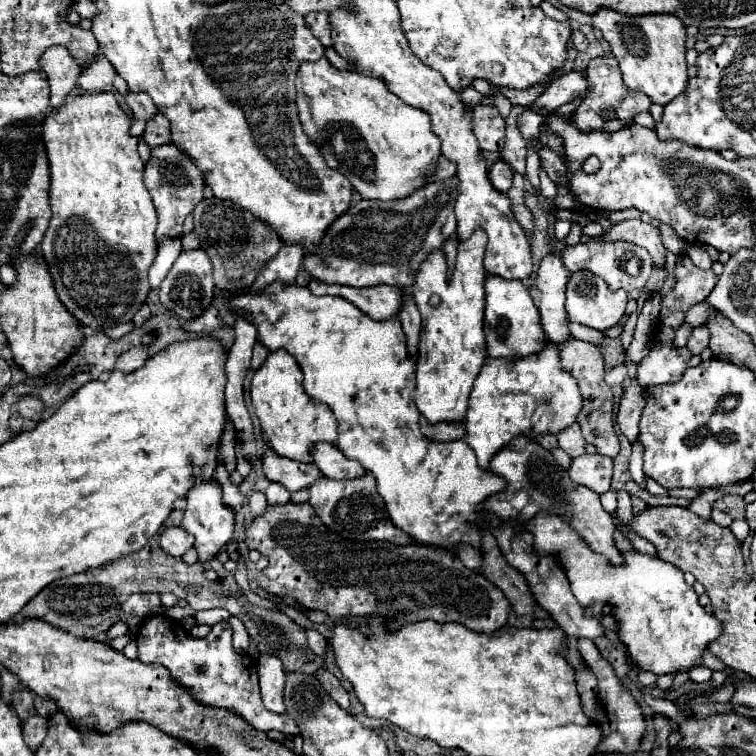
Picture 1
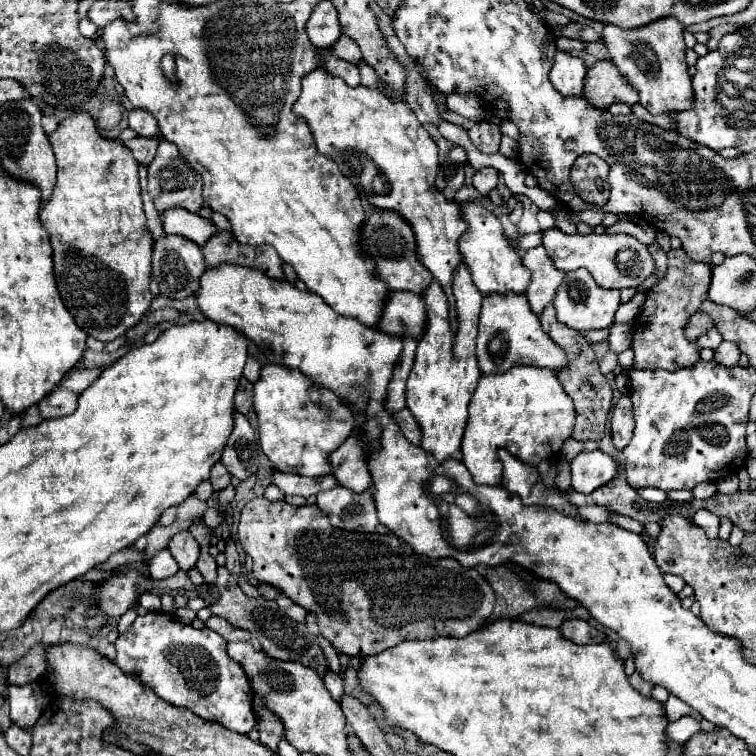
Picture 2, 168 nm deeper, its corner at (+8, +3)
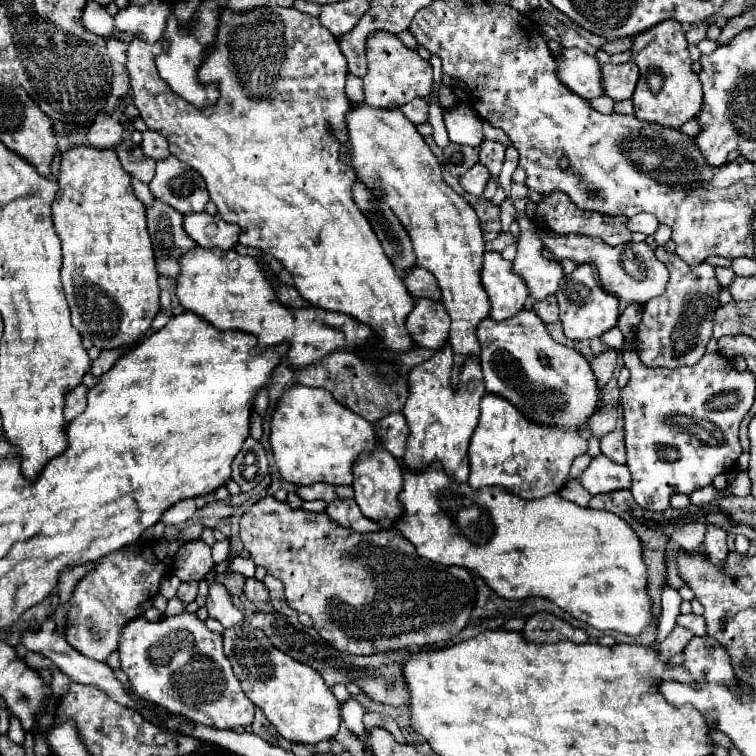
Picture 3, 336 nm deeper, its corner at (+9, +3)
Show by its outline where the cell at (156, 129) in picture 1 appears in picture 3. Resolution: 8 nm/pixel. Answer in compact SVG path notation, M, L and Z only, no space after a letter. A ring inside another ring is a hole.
M126 140L116 146L116 154L122 166L126 168L126 172L130 172L134 178L146 184L154 178L154 158L146 156L138 144L132 144L130 140Z

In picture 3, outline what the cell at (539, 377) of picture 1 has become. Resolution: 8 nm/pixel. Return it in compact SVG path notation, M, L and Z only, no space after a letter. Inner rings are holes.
M486 392L480 400L480 420L478 428L474 430L470 438L470 478L468 484L472 488L482 488L482 486L500 486L508 492L514 492L520 498L534 500L534 498L544 498L552 492L558 492L562 484L568 478L568 470L572 466L572 460L588 450L588 438L580 434L578 430L572 428L556 428L548 424L536 424L528 420L512 402L508 402L502 396Z

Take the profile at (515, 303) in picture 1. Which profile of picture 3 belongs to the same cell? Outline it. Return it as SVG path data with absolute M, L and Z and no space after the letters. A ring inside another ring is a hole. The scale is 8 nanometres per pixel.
M520 310L506 320L484 318L476 336L480 342L480 364L486 390L504 396L530 420L560 428L580 428L596 412L598 390L588 360L562 344L548 332L536 312Z

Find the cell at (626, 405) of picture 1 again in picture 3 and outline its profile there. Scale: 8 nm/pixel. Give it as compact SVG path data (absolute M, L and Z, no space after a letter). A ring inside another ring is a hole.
M618 404L618 422L620 426L614 428L610 434L606 434L600 442L602 442L602 454L606 454L610 460L618 462L618 464L624 464L626 462L626 452L624 452L624 428L622 428L622 406Z

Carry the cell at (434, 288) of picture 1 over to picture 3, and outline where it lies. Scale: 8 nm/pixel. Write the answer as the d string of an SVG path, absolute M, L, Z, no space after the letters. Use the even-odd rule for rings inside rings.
M446 342L434 352L434 356L408 372L408 400L402 414L408 420L410 436L404 454L404 464L410 470L422 470L430 462L442 462L444 472L456 482L468 480L468 442L478 424L478 404L484 396L484 380L480 362L476 356L468 356L460 368L458 384L450 384L452 370L452 346Z

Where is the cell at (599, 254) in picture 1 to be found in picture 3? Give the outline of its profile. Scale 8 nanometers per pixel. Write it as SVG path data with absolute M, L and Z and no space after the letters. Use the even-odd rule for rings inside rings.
M542 226L536 230L542 240L542 246L554 256L554 260L558 262L574 260L576 264L594 264L600 274L602 288L620 300L620 310L624 310L632 302L646 304L646 300L660 296L666 288L666 280L668 280L666 266L656 258L654 250L646 242L628 242L620 246L608 246L602 240L592 236L578 236L578 234L562 236L556 232L548 232Z

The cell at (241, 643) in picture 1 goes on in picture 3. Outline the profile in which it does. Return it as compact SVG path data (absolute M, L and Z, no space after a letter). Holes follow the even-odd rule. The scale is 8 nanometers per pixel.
M248 622L242 628L224 630L224 652L232 662L234 674L242 678L242 690L246 696L262 708L272 726L290 742L316 746L318 742L332 740L336 728L340 728L340 704L314 668L290 660L284 652L278 652L270 640Z

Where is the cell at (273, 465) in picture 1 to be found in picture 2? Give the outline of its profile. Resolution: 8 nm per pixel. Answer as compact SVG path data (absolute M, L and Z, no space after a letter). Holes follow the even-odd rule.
M283 472L273 474L273 484L277 488L281 488L283 494L295 494L295 496L303 496L303 498L309 498L313 494L319 494L323 490L331 490L331 488L339 486L335 476L331 476L331 474L321 476L321 478L307 478L307 476L283 474Z

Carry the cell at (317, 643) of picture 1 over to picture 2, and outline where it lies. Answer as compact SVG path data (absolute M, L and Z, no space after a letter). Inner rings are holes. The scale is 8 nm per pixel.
M327 672L327 674L323 676L323 680L325 680L325 686L327 686L327 690L331 692L331 696L339 702L339 700L345 696L345 692L343 692L343 680L341 680L339 676L331 674L331 672Z

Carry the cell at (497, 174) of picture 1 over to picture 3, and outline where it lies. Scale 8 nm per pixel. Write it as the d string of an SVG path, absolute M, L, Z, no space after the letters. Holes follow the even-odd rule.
M480 162L474 164L464 176L460 176L460 184L466 192L474 194L474 196L480 196L484 192L484 186L486 182L490 180L490 172L486 166L482 166Z

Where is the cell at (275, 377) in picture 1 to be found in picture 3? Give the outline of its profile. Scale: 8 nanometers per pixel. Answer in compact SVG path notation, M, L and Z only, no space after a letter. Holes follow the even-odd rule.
M302 384L290 386L270 418L270 448L278 472L286 482L308 486L316 482L352 484L350 462L374 444L372 424L350 412L330 396L324 388L308 388Z

